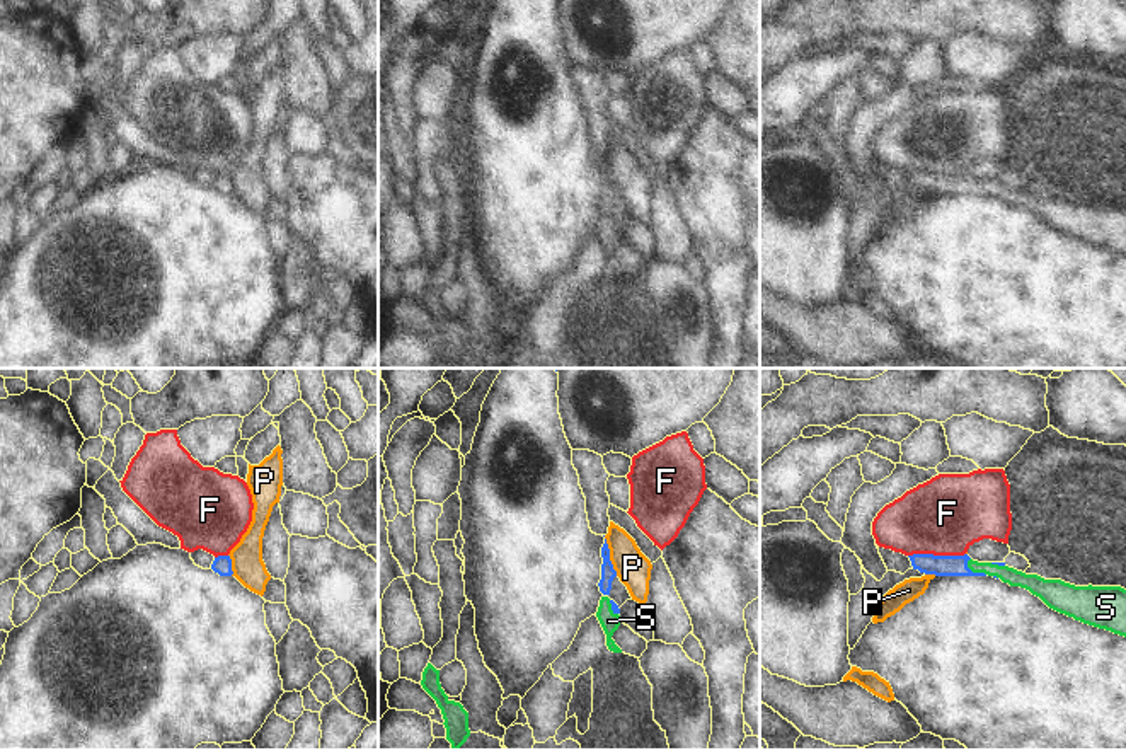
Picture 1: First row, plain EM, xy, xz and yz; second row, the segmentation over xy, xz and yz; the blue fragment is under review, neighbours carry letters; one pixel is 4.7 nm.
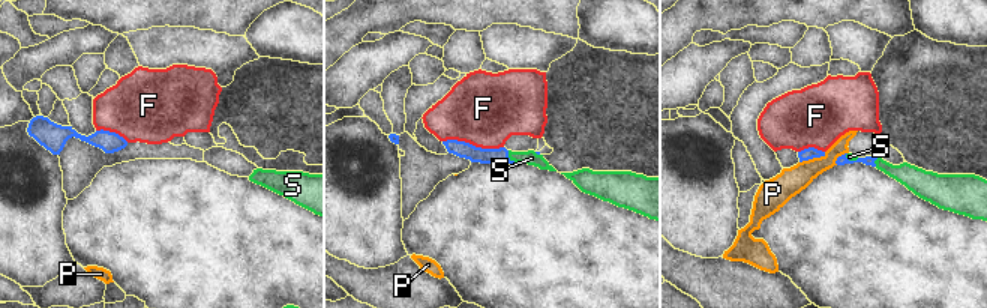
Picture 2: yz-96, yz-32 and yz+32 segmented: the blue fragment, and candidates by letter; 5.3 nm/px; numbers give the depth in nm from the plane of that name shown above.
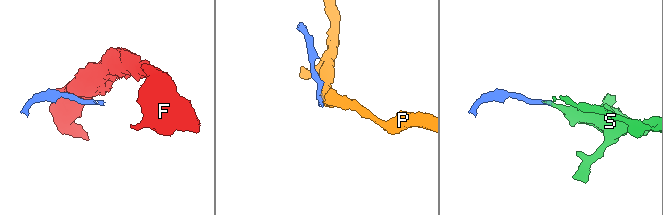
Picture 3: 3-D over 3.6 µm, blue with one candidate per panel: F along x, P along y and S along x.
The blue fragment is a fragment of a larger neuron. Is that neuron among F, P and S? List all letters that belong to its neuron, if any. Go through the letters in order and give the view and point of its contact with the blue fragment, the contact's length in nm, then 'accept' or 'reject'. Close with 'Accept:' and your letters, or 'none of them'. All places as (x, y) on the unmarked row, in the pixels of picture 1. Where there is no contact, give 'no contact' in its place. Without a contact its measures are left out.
F: yz (936, 174) | 280 nm | reject
P: xz (608, 174) | 200 nm | reject
S: yz (975, 191) | 120 nm | accept
Accept: S

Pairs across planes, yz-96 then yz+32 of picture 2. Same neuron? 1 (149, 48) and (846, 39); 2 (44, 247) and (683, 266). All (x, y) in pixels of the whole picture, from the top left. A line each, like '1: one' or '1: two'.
1: one
2: two

